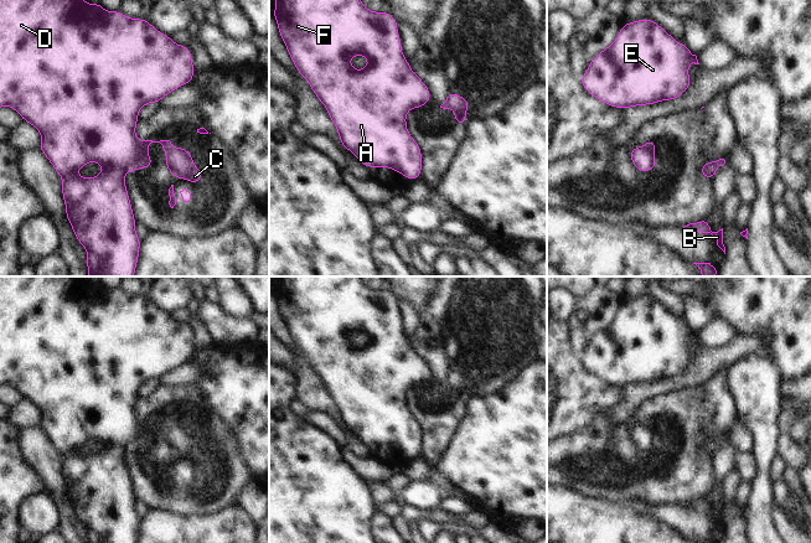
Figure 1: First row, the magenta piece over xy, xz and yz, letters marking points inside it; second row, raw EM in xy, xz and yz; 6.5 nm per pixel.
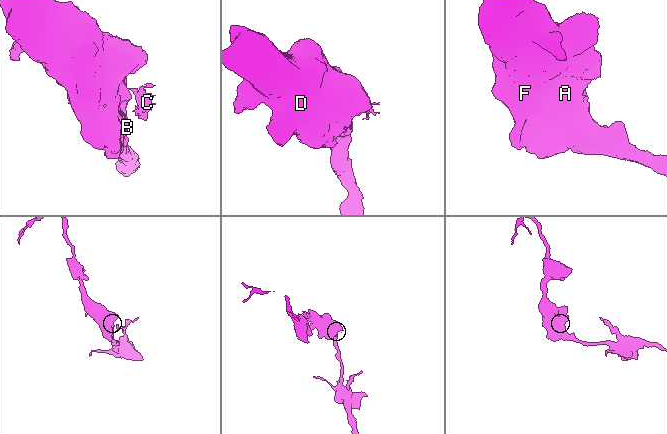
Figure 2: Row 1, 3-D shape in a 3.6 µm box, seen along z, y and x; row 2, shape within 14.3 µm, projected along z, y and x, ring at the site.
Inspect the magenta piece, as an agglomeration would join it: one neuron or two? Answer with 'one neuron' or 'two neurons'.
two neurons

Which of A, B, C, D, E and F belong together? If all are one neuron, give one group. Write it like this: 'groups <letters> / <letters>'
groups A B D E F / C

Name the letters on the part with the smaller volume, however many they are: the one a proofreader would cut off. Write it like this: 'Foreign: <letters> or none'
Foreign: C

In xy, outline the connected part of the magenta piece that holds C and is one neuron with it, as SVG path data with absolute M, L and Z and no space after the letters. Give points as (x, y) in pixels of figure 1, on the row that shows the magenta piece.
M138 140L138 148L148 154L148 148L151 143L160 143L162 145L166 164L165 167L172 174L175 179L185 179L191 183L198 183L202 179L202 170L193 165L192 154L184 148L175 148L170 140Z

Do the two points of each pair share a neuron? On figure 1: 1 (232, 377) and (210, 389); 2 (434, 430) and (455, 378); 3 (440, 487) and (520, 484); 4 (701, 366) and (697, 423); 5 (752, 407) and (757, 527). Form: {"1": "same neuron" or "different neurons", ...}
{"1": "same neuron", "2": "same neuron", "3": "different neurons", "4": "different neurons", "5": "same neuron"}

